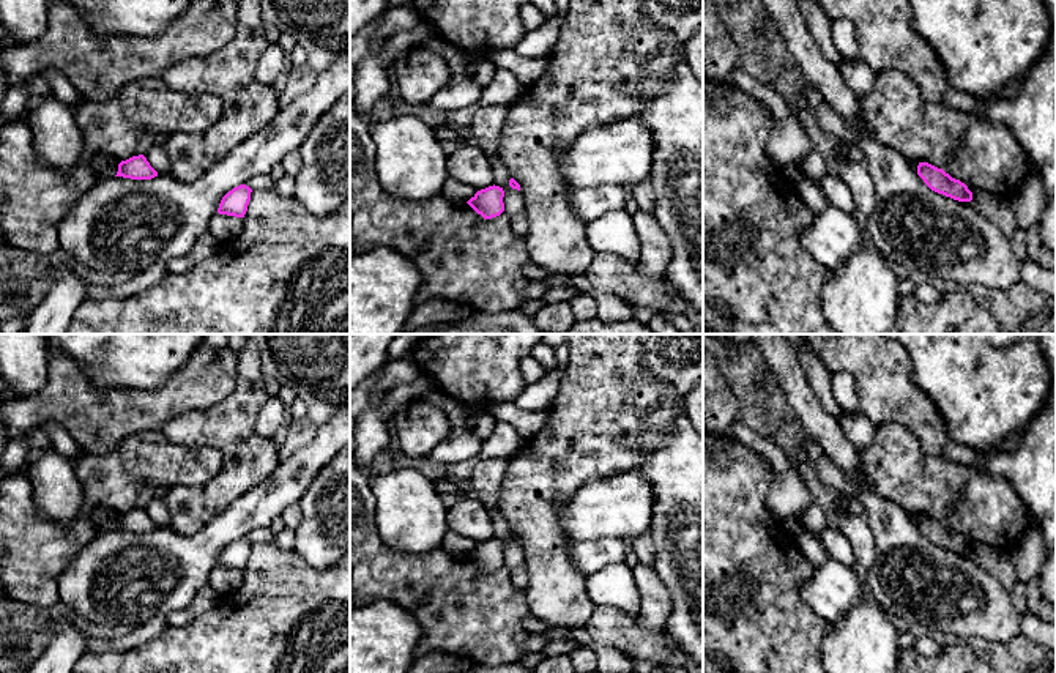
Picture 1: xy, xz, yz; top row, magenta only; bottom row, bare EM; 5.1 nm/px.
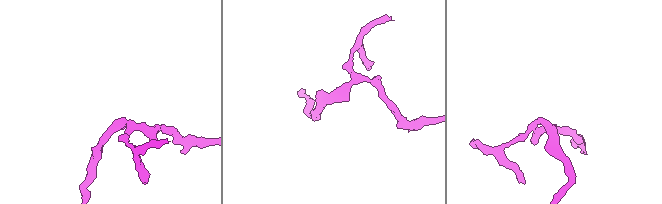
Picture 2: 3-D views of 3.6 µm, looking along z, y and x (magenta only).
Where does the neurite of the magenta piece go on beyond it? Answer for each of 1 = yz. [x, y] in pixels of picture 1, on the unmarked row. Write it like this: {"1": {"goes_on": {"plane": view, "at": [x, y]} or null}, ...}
{"1": {"goes_on": null}}

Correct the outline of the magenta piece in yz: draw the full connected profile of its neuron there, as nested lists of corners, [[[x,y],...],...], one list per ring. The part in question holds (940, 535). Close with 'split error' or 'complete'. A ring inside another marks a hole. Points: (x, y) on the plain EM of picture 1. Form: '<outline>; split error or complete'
[[[919,515],[917,528],[935,545],[950,550],[958,555],[971,555],[972,545],[965,536],[952,531],[943,522],[938,522],[928,515]]]; complete

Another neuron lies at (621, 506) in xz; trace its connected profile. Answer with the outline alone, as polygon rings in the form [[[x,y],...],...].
[[[637,471],[585,482],[566,501],[560,520],[574,541],[621,537],[634,541],[651,528],[656,493]]]

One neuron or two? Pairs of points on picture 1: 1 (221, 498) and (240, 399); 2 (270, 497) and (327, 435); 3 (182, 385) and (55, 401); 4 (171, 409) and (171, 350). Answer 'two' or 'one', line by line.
1: one
2: one
3: one
4: two

